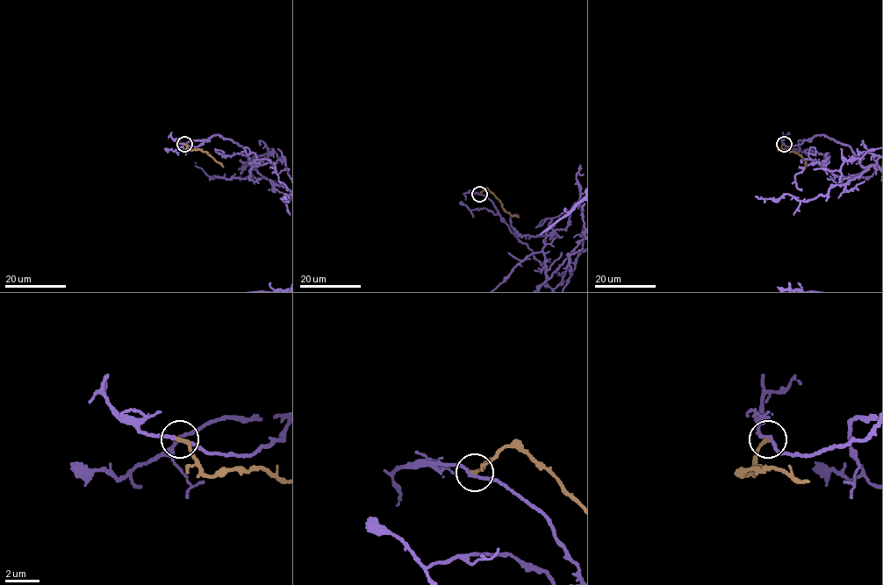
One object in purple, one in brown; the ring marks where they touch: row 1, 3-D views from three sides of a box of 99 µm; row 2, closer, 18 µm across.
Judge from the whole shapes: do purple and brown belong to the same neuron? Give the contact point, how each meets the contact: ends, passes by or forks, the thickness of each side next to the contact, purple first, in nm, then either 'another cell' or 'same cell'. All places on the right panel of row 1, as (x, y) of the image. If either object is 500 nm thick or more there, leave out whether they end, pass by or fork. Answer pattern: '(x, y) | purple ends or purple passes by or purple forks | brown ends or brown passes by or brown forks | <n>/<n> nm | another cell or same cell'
(784, 144) | purple passes by | brown ends | 200/220 nm | another cell

